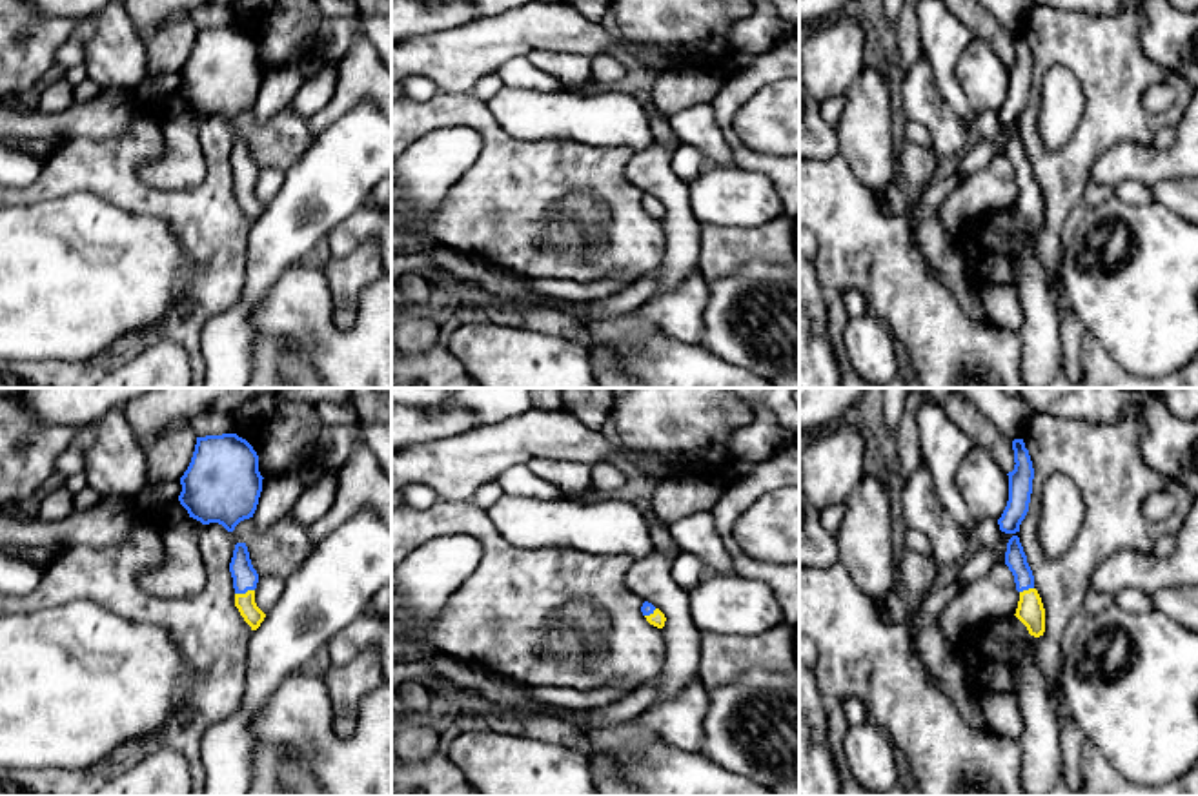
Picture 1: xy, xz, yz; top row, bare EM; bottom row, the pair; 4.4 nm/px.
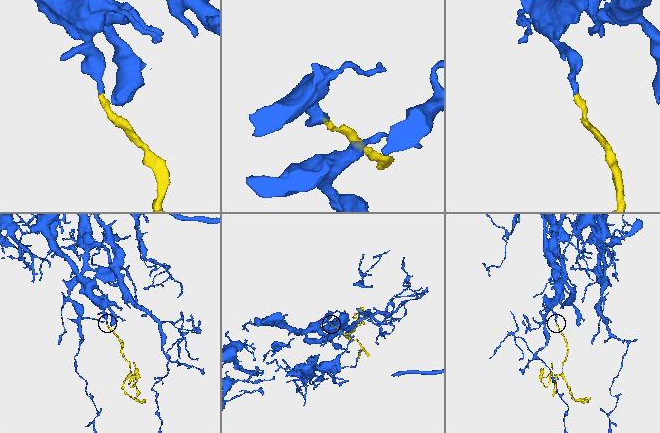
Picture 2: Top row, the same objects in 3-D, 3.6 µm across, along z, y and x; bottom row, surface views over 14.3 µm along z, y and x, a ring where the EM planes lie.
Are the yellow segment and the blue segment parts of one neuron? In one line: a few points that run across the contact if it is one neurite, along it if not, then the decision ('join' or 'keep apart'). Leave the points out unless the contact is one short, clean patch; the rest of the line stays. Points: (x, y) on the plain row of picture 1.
xy (253, 208), (246, 197), (246, 184), (244, 168) | join

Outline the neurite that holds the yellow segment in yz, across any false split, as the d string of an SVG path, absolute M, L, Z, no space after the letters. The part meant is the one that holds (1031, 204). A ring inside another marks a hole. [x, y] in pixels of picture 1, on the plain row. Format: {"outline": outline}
{"outline": "M1012 128L1007 135L1005 157L1012 164L1016 182L1020 184L1020 193L1014 208L1027 219L1030 228L1043 228L1045 200L1038 182L1034 180L1034 168L1018 128Z"}

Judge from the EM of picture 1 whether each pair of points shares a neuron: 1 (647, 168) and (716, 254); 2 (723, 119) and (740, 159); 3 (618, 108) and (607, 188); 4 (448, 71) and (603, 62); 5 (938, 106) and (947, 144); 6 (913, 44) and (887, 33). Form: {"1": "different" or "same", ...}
{"1": "different", "2": "same", "3": "different", "4": "different", "5": "same", "6": "different"}

